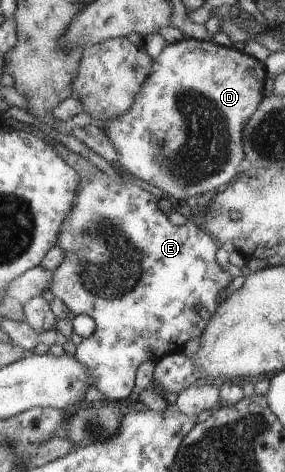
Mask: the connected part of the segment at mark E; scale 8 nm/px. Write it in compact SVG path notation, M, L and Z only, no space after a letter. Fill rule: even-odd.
M101 171L94 176L92 181L81 180L75 201L73 202L70 214L62 225L58 235L58 246L63 249L65 261L53 271L51 291L55 298L60 299L67 309L76 317L79 314L86 314L96 322L96 330L88 339L83 339L82 343L76 347L74 356L82 365L88 367L92 385L104 394L107 401L122 401L127 399L132 393L135 386L135 377L139 365L149 359L154 361L170 353L183 352L184 345L192 339L198 338L203 333L207 321L204 321L198 315L200 307L206 307L211 313L219 307L218 298L222 290L226 290L228 285L233 281L233 277L221 269L221 265L216 261L216 253L220 245L214 240L199 224L198 219L189 218L186 225L180 227L172 225L168 216L166 216L157 205L159 194L154 190L146 187L139 187L133 183L119 185L117 181L111 179Z

